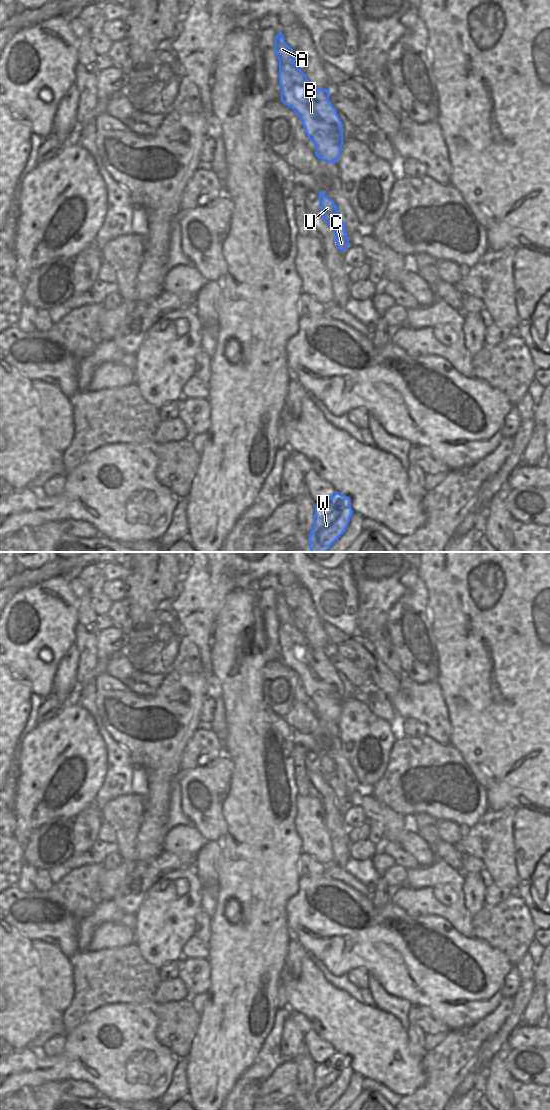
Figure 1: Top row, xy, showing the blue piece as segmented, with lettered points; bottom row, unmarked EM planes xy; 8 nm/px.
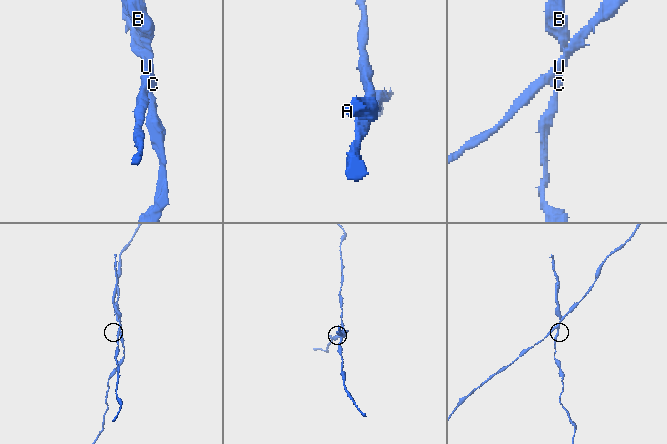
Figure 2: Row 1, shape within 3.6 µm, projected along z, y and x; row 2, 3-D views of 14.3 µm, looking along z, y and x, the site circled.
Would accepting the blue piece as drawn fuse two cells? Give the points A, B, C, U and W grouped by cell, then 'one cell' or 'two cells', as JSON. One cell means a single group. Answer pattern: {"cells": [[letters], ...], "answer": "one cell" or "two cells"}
{"cells": [["A", "B", "C", "W"], ["U"]], "answer": "two cells"}

